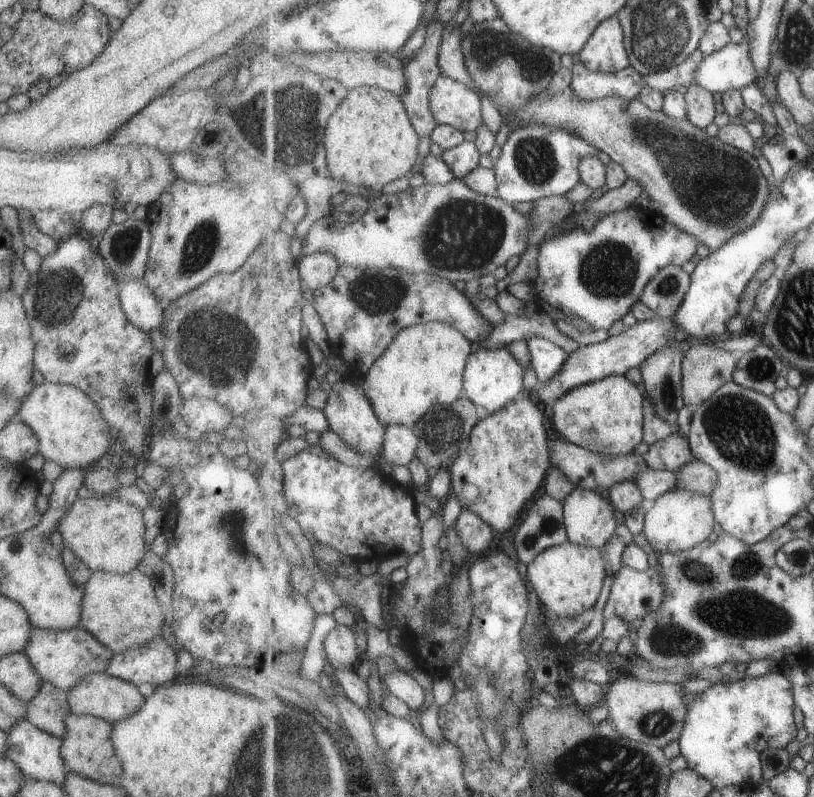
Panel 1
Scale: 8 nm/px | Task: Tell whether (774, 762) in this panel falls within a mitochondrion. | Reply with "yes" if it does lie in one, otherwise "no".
no

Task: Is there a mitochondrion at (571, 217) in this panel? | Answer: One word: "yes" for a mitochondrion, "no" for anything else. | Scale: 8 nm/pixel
no

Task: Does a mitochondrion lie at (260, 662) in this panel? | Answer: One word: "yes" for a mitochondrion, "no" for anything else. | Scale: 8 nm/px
no

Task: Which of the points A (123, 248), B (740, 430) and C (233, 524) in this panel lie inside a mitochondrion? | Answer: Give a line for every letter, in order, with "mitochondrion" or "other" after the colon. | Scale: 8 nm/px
A: mitochondrion
B: mitochondrion
C: mitochondrion

